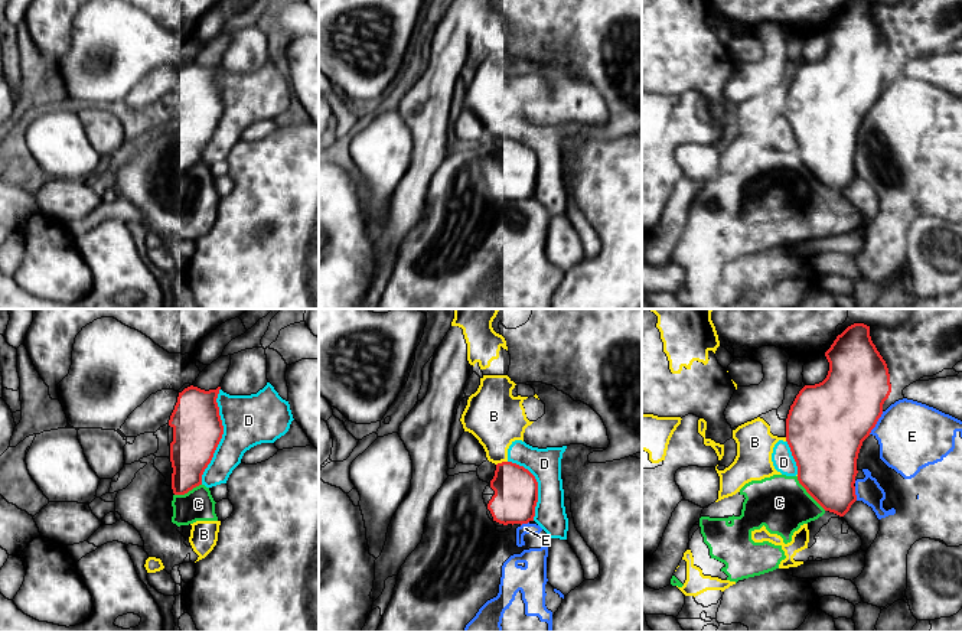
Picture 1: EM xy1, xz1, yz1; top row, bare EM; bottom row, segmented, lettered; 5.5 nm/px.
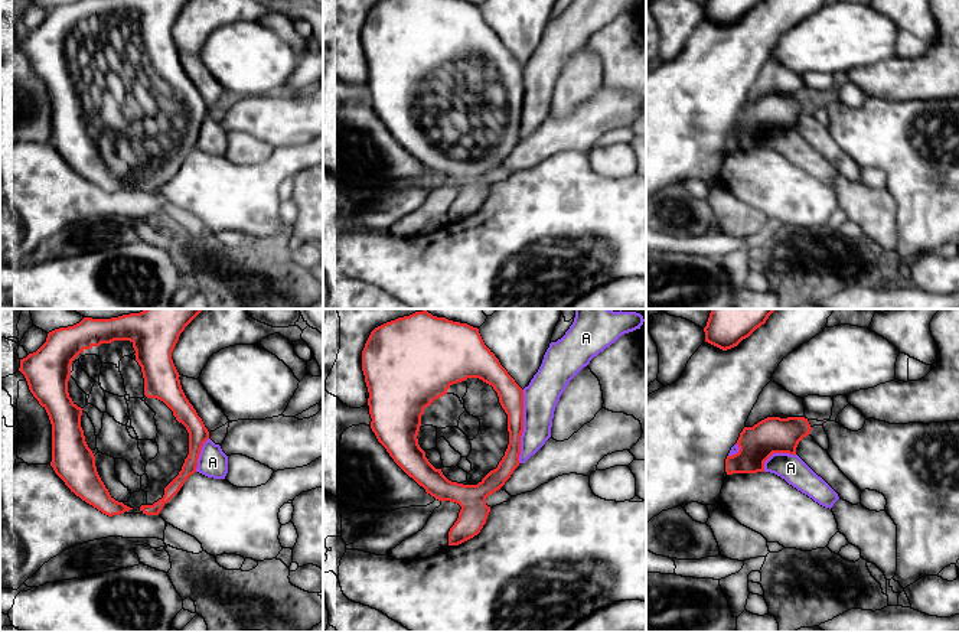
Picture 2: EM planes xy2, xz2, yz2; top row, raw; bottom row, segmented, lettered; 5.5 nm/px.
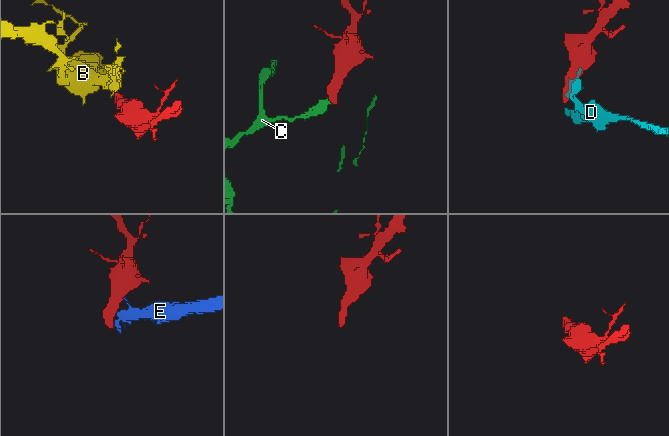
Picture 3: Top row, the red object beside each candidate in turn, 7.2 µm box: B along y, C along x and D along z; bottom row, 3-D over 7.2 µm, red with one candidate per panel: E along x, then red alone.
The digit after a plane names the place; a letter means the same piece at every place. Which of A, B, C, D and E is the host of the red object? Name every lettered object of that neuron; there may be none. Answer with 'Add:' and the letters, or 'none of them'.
Add: B

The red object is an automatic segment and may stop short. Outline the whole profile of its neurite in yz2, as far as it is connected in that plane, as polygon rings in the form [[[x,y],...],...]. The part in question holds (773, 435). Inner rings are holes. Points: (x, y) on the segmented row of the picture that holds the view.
[[[767,417],[753,427],[744,427],[735,443],[740,450],[725,459],[727,475],[764,472],[764,462],[773,453],[796,455],[799,442],[810,430],[805,417]]]

